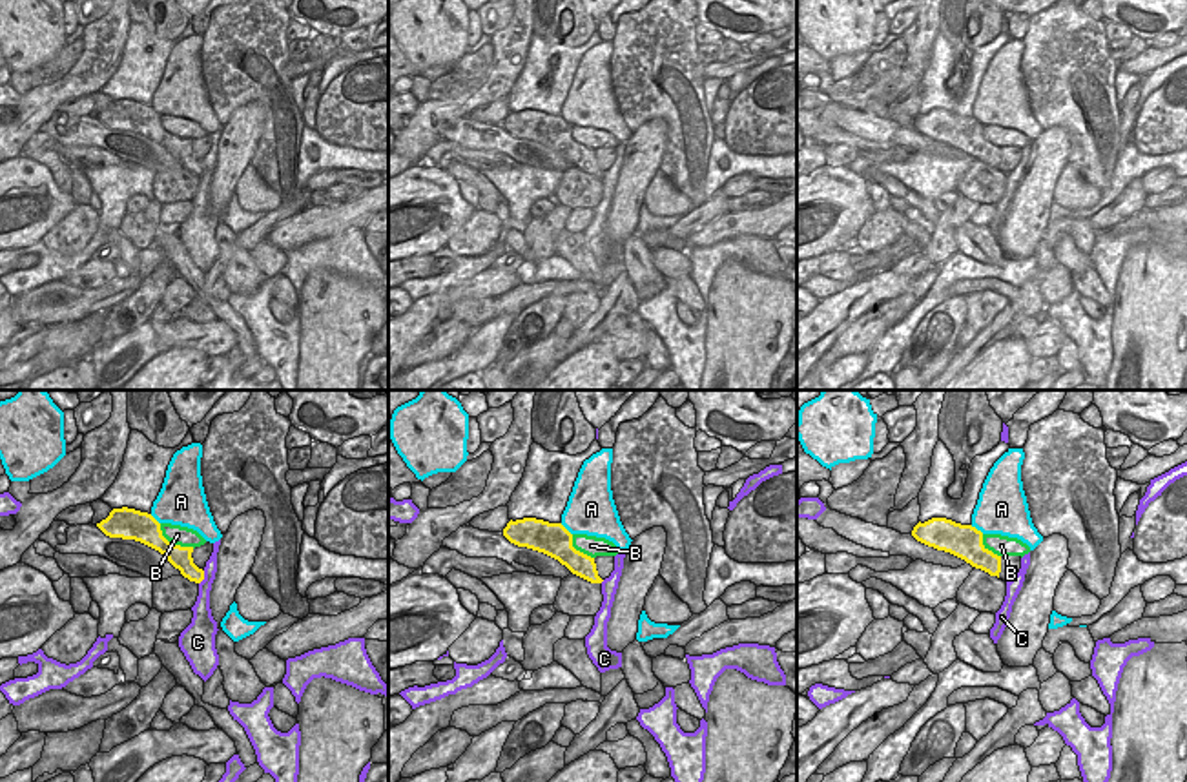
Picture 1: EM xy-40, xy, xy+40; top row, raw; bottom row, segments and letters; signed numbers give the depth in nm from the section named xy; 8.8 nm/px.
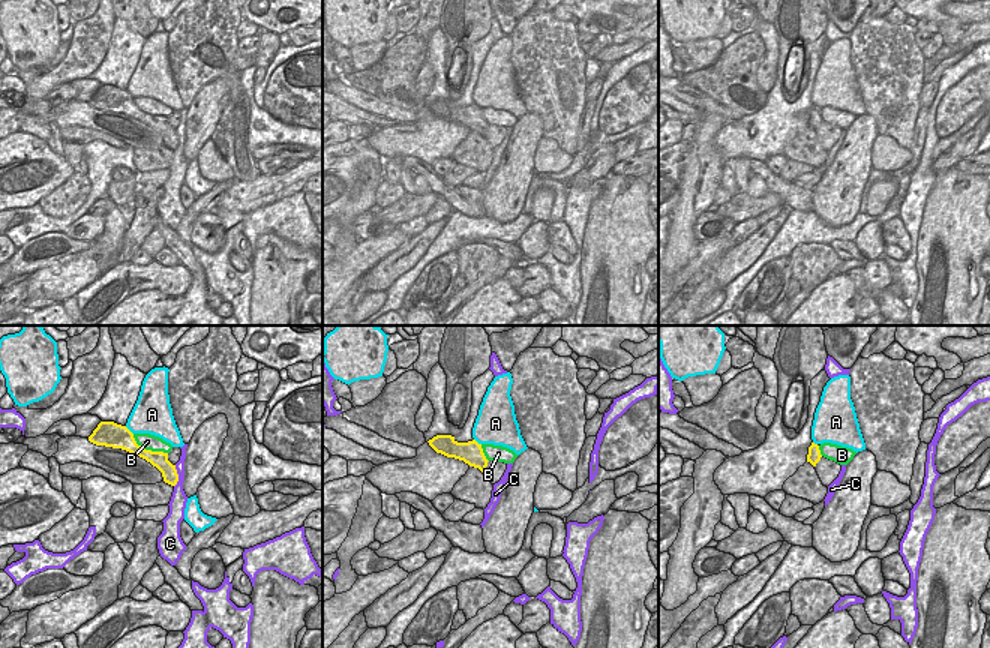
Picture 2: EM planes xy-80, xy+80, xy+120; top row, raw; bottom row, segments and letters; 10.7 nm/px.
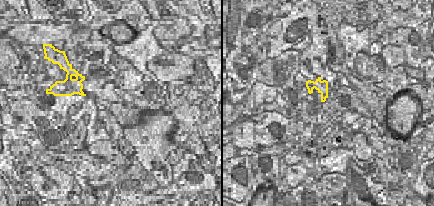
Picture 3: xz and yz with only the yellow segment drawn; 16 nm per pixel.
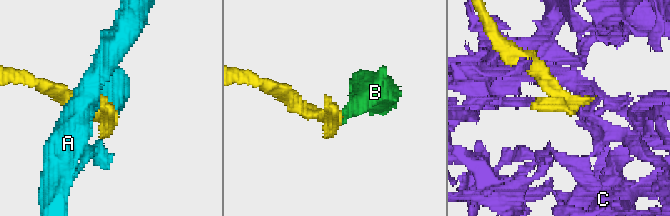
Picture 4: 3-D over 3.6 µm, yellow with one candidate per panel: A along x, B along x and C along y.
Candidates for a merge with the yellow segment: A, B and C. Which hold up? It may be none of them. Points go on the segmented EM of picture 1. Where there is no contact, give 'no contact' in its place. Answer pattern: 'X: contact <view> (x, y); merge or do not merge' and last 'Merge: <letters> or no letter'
A: contact xy+40 (976, 529); do not merge
B: contact xy-40 (174, 544); merge
C: contact xy-40 (203, 578); do not merge
Merge: B

